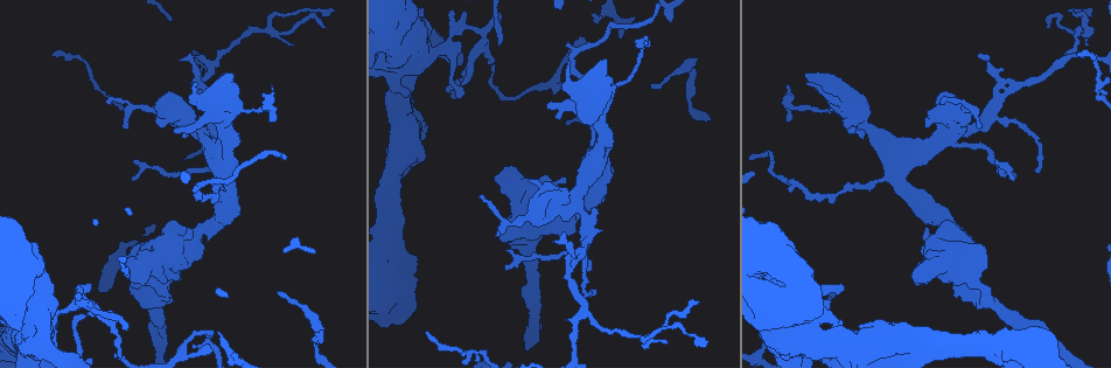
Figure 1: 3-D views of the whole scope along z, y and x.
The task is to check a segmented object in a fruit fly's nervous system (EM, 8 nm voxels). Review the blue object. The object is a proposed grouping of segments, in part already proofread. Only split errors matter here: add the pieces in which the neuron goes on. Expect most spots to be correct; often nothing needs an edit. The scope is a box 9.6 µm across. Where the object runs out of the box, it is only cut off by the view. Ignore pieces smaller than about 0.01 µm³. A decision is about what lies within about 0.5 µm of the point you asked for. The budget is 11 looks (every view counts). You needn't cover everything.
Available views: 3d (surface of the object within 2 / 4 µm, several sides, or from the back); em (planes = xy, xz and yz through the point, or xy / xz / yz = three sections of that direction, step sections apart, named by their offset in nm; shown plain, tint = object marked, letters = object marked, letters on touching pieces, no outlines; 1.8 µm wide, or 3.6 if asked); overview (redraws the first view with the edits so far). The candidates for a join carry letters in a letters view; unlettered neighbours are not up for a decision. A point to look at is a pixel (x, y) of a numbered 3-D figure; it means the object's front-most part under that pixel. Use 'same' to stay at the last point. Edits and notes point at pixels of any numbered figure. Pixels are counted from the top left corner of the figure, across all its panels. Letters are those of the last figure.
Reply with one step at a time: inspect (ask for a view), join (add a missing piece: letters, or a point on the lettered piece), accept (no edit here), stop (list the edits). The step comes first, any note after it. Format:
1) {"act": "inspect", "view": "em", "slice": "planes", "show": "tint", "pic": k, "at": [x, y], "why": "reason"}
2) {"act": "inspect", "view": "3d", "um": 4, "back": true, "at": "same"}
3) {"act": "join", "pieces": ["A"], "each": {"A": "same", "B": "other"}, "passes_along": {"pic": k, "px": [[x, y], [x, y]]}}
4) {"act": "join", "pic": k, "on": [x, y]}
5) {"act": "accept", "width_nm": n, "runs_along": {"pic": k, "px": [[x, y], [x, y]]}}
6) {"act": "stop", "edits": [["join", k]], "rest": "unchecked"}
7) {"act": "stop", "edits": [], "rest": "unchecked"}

{"act": "inspect", "view": "3d", "um": 4, "pic": 1, "at": [108, 104], "why": "free end"}

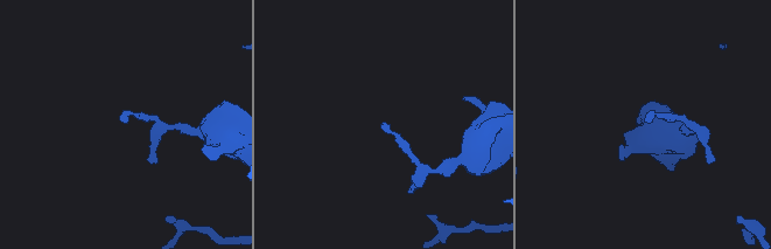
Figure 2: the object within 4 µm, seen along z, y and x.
{"act": "inspect", "view": "em", "slice": "planes", "show": "letters", "pic": 2, "at": [646, 121]}

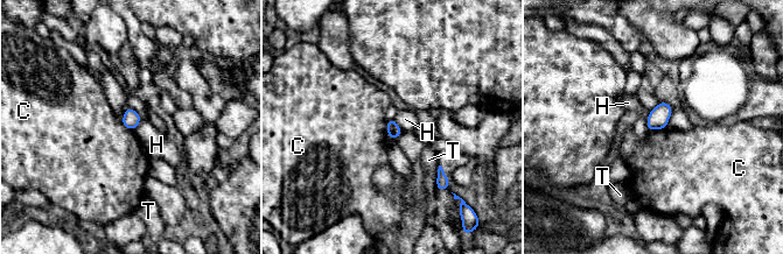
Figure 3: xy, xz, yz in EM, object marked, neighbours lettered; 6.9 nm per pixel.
{"act": "accept", "width_nm": 90, "each": {"C": "other", "H": "other", "T": "other"}, "border": {"pic": 3, "px": [[385, 120], [385, 129], [390, 139]]}, "found": "none of them fits"}

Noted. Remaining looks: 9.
{"act": "inspect", "view": "em", "slice": "planes", "show": "letters", "pic": 1, "at": [996, 101], "why": "thin arm on a thick one"}

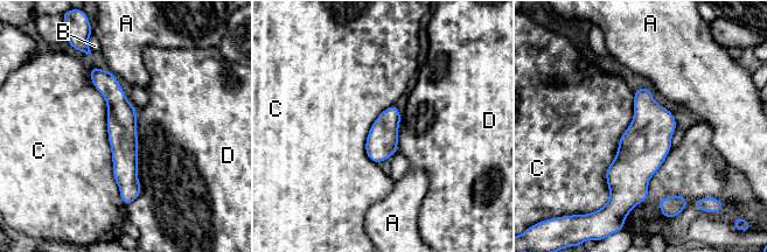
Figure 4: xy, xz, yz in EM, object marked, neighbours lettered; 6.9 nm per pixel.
{"act": "accept", "each": {"A": "other", "B": "other", "C": "other", "D": "other"}, "runs_along": {"pic": 4, "px": [[92, 69], [120, 111], [127, 201]]}, "found": "none of them fits"}

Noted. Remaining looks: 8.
{"act": "inspect", "view": "3d", "um": 4, "pic": 1, "at": [920, 274], "why": "branch stops here"}

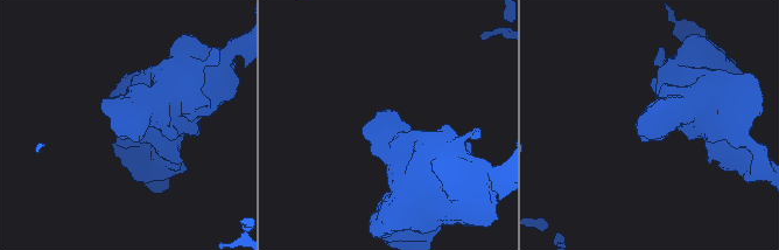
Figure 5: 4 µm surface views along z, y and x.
{"act": "inspect", "view": "em", "um": 3.6, "slice": "planes", "show": "letters", "pic": 5, "at": [653, 130], "why": "now the EM"}

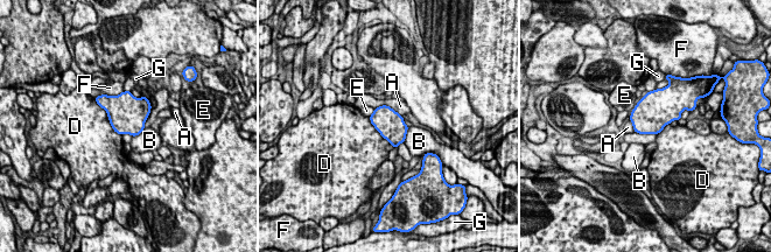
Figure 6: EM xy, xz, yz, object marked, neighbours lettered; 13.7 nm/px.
{"act": "accept", "each": {"A": "other", "B": "other", "D": "other", "E": "other", "F": "other", "G": "other"}, "border": {"pic": 6, "px": [[95, 100], [121, 135]]}, "found": "none of them fits"}

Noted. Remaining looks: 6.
{"act": "inspect", "view": "em", "slice": "planes", "show": "letters", "pic": 1, "at": [86, 314], "why": "branch stops here"}

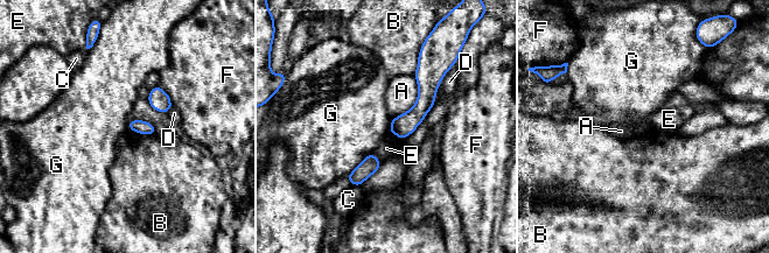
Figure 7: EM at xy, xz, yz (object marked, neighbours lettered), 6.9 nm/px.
{"act": "accept", "width_nm": 100, "longest_contact_nm": ["A", 360], "each": {"A": "other", "B": "other", "C": "other", "D": "other", "E": "other", "F": "other", "G": "other"}, "found": "no lettered piece goes on from it"}

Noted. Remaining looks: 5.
{"act": "stop", "edits": [], "rest": "unchecked"}

